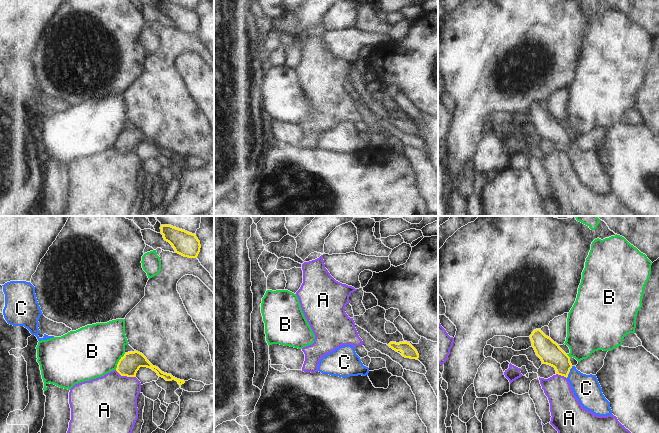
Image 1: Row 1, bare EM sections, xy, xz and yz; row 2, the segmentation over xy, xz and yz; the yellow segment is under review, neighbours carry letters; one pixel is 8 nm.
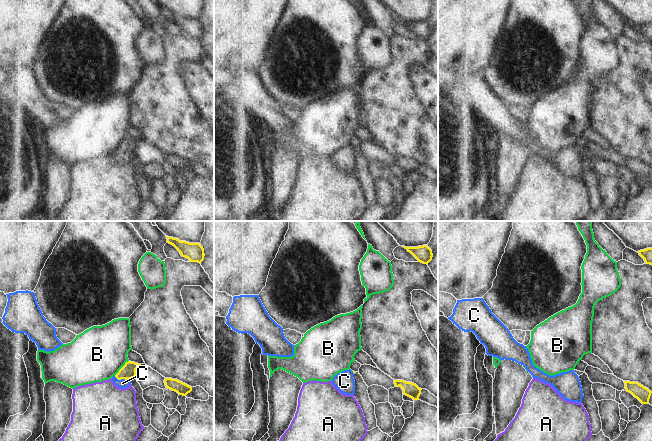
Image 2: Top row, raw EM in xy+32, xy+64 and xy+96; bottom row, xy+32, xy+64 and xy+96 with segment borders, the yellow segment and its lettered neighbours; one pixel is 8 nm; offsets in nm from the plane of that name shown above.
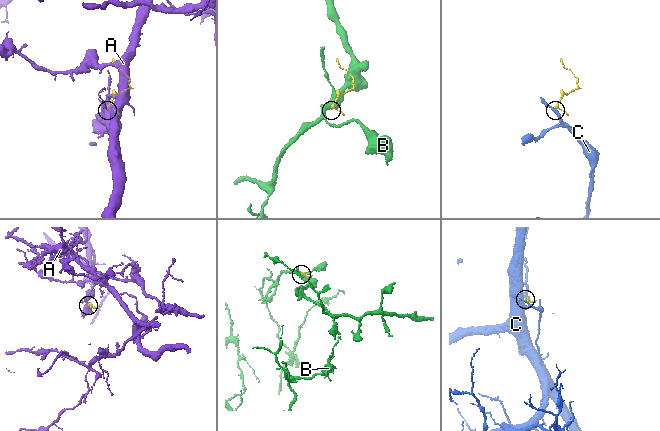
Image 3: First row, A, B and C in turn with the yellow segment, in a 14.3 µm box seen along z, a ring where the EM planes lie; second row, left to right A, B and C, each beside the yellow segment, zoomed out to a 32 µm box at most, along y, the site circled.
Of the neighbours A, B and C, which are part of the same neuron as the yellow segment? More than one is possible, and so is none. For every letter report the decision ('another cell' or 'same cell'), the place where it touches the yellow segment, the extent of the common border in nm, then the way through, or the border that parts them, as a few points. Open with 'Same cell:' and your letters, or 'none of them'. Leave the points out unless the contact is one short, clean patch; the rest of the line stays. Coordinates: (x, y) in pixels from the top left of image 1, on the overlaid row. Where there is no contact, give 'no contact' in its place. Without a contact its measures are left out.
Same cell: C
A: another cell; meets yellow in xy at (125, 375); contact 180 nm long; border along xy (115, 370), (121, 375), (135, 377)
B: another cell; meets yellow in xy at (119, 361); contact 160 nm long; border along xy (125, 353), (115, 369)
C: same cell; meets yellow in yz at (569, 371); contact 110 nm long; runs through yz (549, 352), (569, 371), (586, 388)

